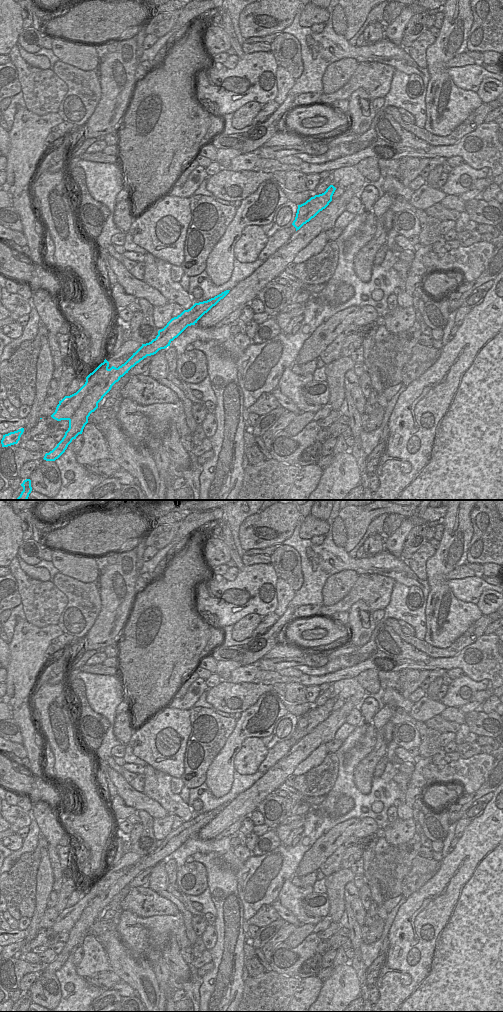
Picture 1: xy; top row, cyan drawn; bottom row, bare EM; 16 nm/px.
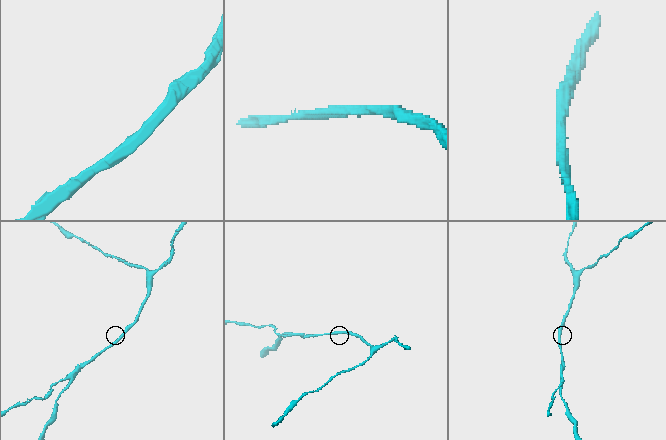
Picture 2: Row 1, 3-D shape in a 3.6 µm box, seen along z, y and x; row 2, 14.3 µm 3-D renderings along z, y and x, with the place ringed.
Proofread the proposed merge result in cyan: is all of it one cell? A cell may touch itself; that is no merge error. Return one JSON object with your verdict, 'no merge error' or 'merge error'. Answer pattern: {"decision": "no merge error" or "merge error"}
{"decision": "merge error"}

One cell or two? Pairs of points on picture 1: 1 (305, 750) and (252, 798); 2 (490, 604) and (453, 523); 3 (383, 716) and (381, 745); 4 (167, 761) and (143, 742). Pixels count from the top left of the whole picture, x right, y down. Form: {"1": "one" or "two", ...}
{"1": "one", "2": "two", "3": "one", "4": "one"}

